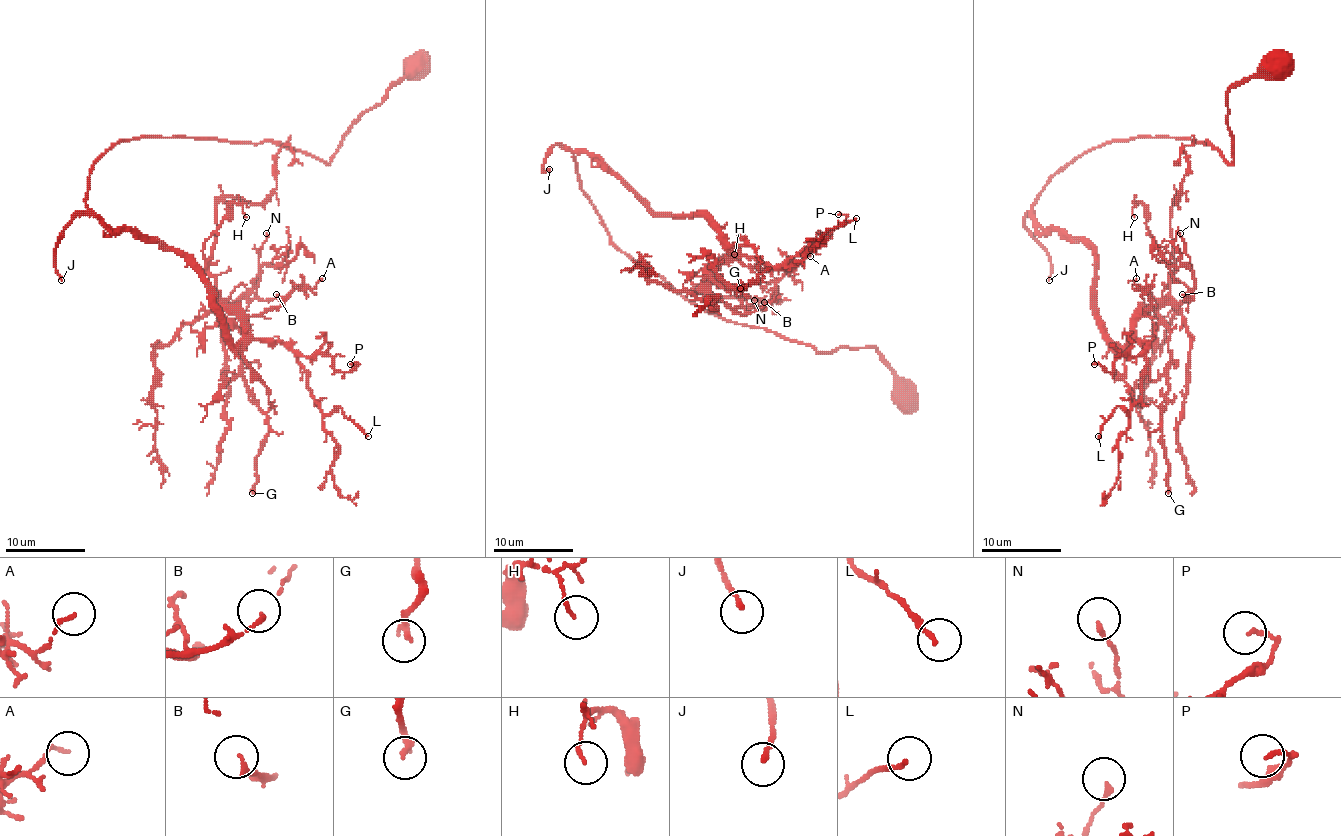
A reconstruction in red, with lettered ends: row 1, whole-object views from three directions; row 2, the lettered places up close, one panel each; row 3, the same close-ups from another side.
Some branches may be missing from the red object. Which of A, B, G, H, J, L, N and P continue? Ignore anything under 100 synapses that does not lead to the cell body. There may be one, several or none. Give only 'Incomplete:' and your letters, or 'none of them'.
Incomplete: J

